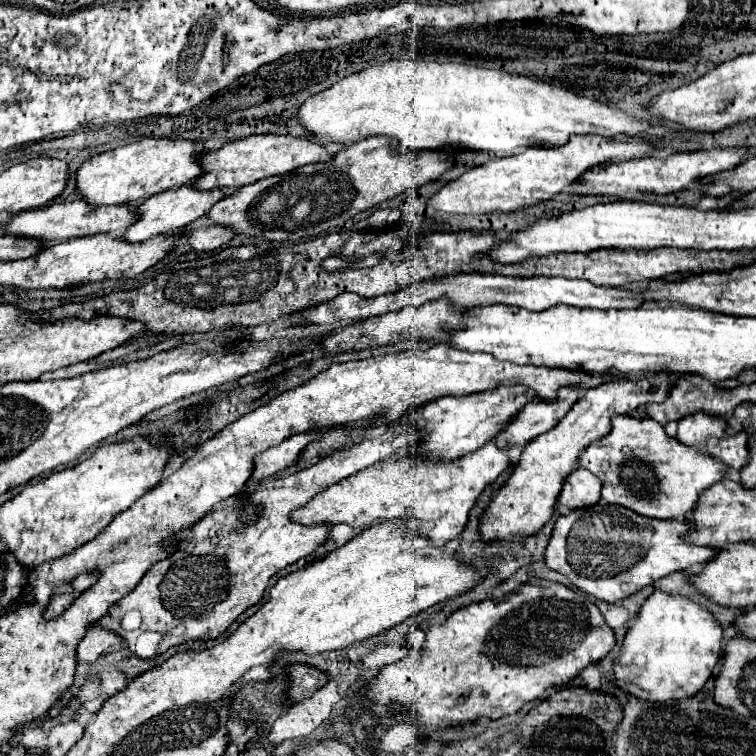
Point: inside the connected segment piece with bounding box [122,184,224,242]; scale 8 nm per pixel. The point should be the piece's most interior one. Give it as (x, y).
(169, 211)

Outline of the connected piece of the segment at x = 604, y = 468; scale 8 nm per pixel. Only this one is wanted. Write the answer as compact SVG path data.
M614 416L612 432L590 444L580 454L580 464L602 480L602 498L606 502L658 520L688 520L698 496L728 474L728 466L720 458L668 436L664 426L652 418L634 416Z

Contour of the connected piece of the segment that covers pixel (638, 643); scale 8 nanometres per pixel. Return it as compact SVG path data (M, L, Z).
M654 590L624 638L618 656L620 666L614 666L618 686L650 702L690 698L712 676L714 666L722 658L722 646L722 624L710 610L694 604L688 596Z

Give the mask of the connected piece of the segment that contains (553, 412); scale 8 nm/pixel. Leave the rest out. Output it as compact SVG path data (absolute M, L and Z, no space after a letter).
M564 386L560 388L556 400L532 400L528 408L520 410L518 416L504 428L504 432L496 436L496 442L500 442L500 448L512 448L534 440L536 436L554 428L584 394L584 388Z

